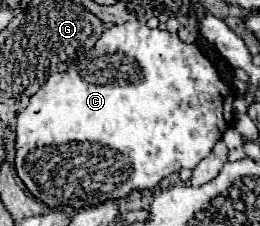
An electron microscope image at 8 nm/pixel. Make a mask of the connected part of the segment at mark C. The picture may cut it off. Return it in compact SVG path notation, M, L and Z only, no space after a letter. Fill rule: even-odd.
M128 21L122 25L112 25L104 29L96 45L88 51L84 65L78 69L68 69L64 73L54 73L48 77L48 81L30 97L30 103L26 109L18 113L16 121L16 171L18 177L24 181L28 191L44 201L50 209L56 207L72 207L72 209L84 209L84 207L94 207L100 205L108 199L122 199L128 197L132 191L142 191L142 189L154 189L164 177L178 173L180 169L194 169L204 157L210 155L212 147L222 139L222 135L232 127L234 123L234 89L226 85L216 67L200 53L196 43L184 43L176 33L168 33L166 29L150 29L140 21Z

